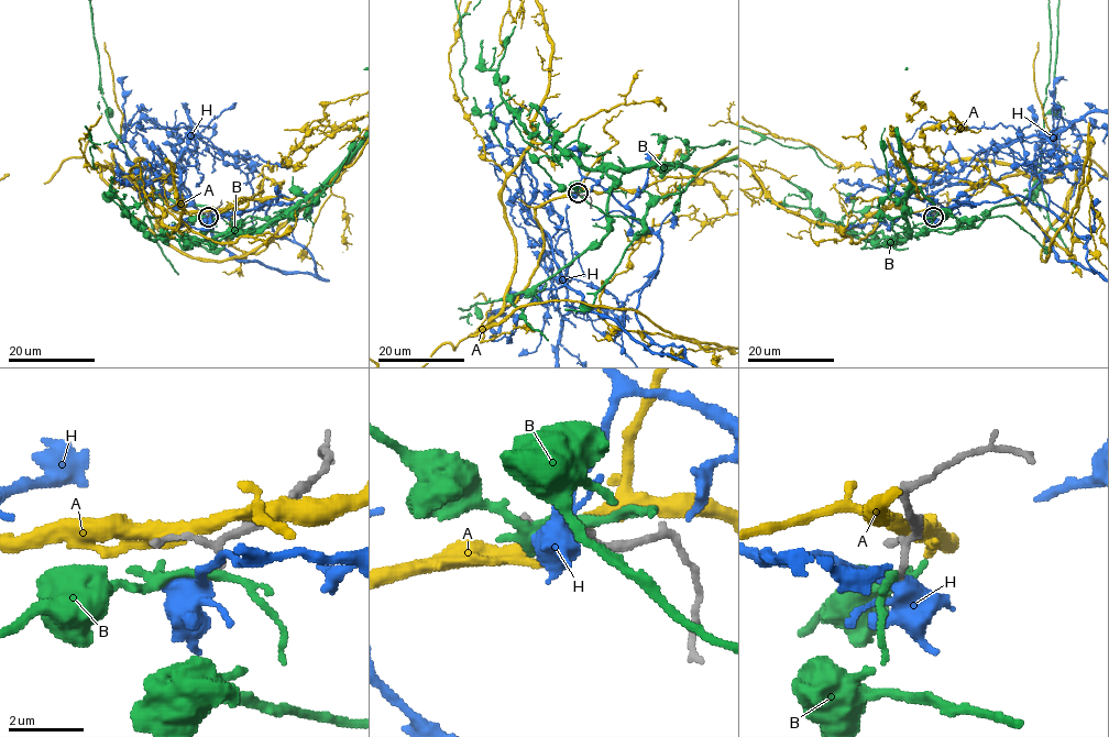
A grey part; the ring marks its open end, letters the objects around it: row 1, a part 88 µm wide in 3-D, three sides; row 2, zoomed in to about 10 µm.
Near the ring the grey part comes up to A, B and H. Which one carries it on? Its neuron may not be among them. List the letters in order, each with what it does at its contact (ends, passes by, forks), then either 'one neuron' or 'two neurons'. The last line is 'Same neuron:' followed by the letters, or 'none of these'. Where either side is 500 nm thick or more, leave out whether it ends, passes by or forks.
A: it passes by | two neurons
B: it passes by | two neurons
H: it forks | two neurons
Same neuron: none of these

